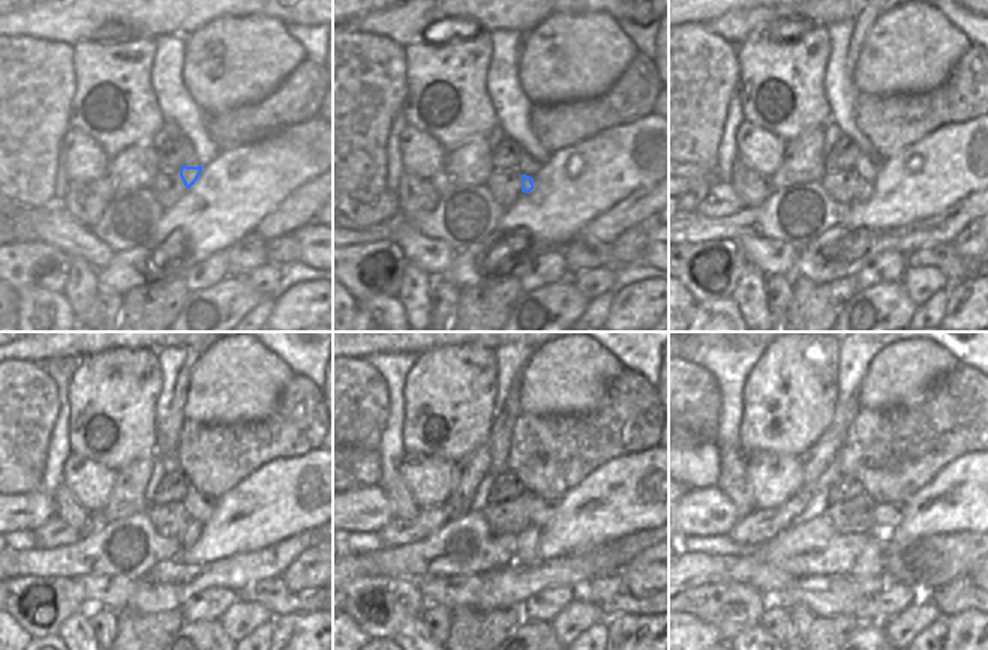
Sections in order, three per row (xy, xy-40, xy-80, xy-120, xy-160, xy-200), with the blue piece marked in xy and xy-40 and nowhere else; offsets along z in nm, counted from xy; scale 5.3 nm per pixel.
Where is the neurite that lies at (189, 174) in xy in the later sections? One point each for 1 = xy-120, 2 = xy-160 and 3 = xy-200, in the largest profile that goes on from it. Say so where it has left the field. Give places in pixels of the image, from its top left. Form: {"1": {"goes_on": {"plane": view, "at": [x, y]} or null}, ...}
{"1": {"goes_on": {"plane": "xy-120", "at": [194, 529]}}, "2": {"goes_on": {"plane": "xy-160", "at": [526, 542]}}, "3": {"goes_on": {"plane": "xy-200", "at": [867, 565]}}}

